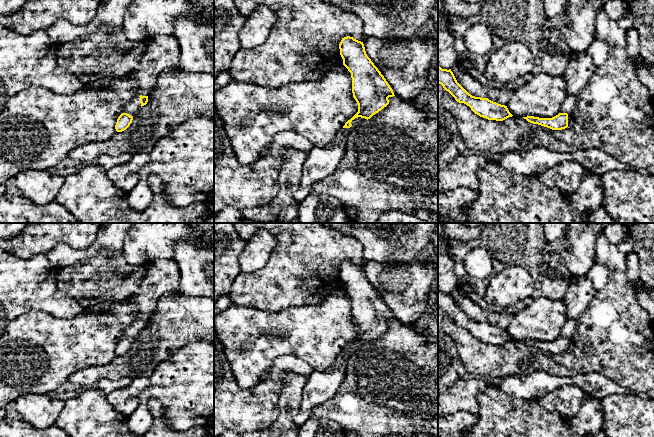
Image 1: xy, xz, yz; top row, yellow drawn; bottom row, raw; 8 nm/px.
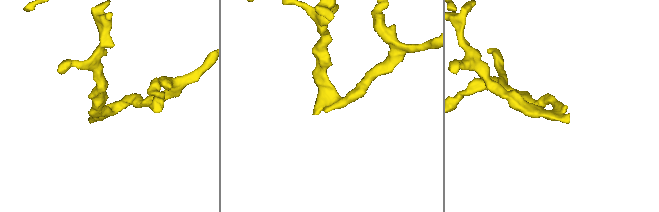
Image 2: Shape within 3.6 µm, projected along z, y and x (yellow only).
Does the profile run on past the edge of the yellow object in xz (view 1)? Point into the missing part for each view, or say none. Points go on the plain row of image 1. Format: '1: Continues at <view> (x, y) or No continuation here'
1: Continues at xz (321, 385)

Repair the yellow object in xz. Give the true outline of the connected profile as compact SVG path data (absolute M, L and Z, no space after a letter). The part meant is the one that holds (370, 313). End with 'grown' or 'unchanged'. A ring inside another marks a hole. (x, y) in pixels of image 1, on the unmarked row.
M347 260L342 262L340 268L340 279L343 283L343 289L351 297L352 317L358 328L358 336L348 344L345 349L338 355L336 361L323 371L313 371L307 378L303 387L301 404L298 414L293 418L293 424L299 428L312 417L312 409L332 398L338 391L340 385L345 379L347 370L347 361L349 357L361 346L370 343L373 339L381 335L389 328L389 321L393 321L394 316L384 300L367 280L363 266Z; grown

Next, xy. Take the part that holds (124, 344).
M136 320L130 324L124 331L124 336L118 341L115 353L117 356L126 354L132 347L133 341L140 335L140 332L146 329L148 320Z; grown

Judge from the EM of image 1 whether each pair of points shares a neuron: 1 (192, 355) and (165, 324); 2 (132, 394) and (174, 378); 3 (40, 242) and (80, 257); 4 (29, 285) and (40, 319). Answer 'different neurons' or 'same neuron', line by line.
1: different neurons
2: different neurons
3: different neurons
4: different neurons

